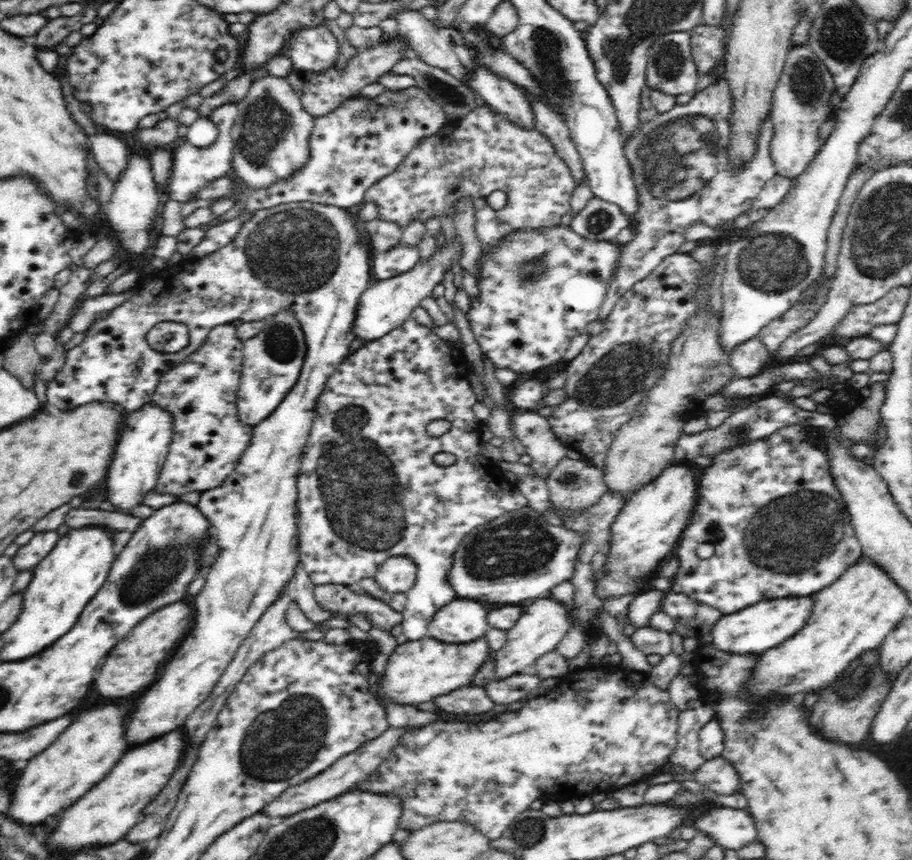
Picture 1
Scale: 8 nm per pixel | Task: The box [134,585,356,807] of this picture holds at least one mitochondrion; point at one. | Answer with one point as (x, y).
(276, 749)

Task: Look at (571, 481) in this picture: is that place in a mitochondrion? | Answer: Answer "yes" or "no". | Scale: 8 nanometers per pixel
yes

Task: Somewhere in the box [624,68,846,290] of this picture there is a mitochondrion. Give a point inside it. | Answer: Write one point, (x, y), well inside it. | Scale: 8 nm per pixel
(675, 158)

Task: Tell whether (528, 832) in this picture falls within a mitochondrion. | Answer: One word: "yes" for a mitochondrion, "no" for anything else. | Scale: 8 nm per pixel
yes

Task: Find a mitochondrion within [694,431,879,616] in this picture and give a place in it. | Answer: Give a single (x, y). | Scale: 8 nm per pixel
(815, 545)

